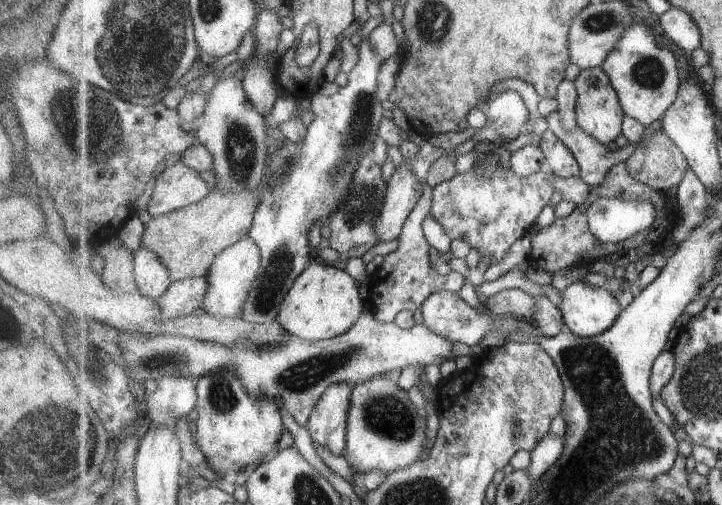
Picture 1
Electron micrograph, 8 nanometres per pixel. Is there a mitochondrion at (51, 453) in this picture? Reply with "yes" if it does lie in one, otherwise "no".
yes

